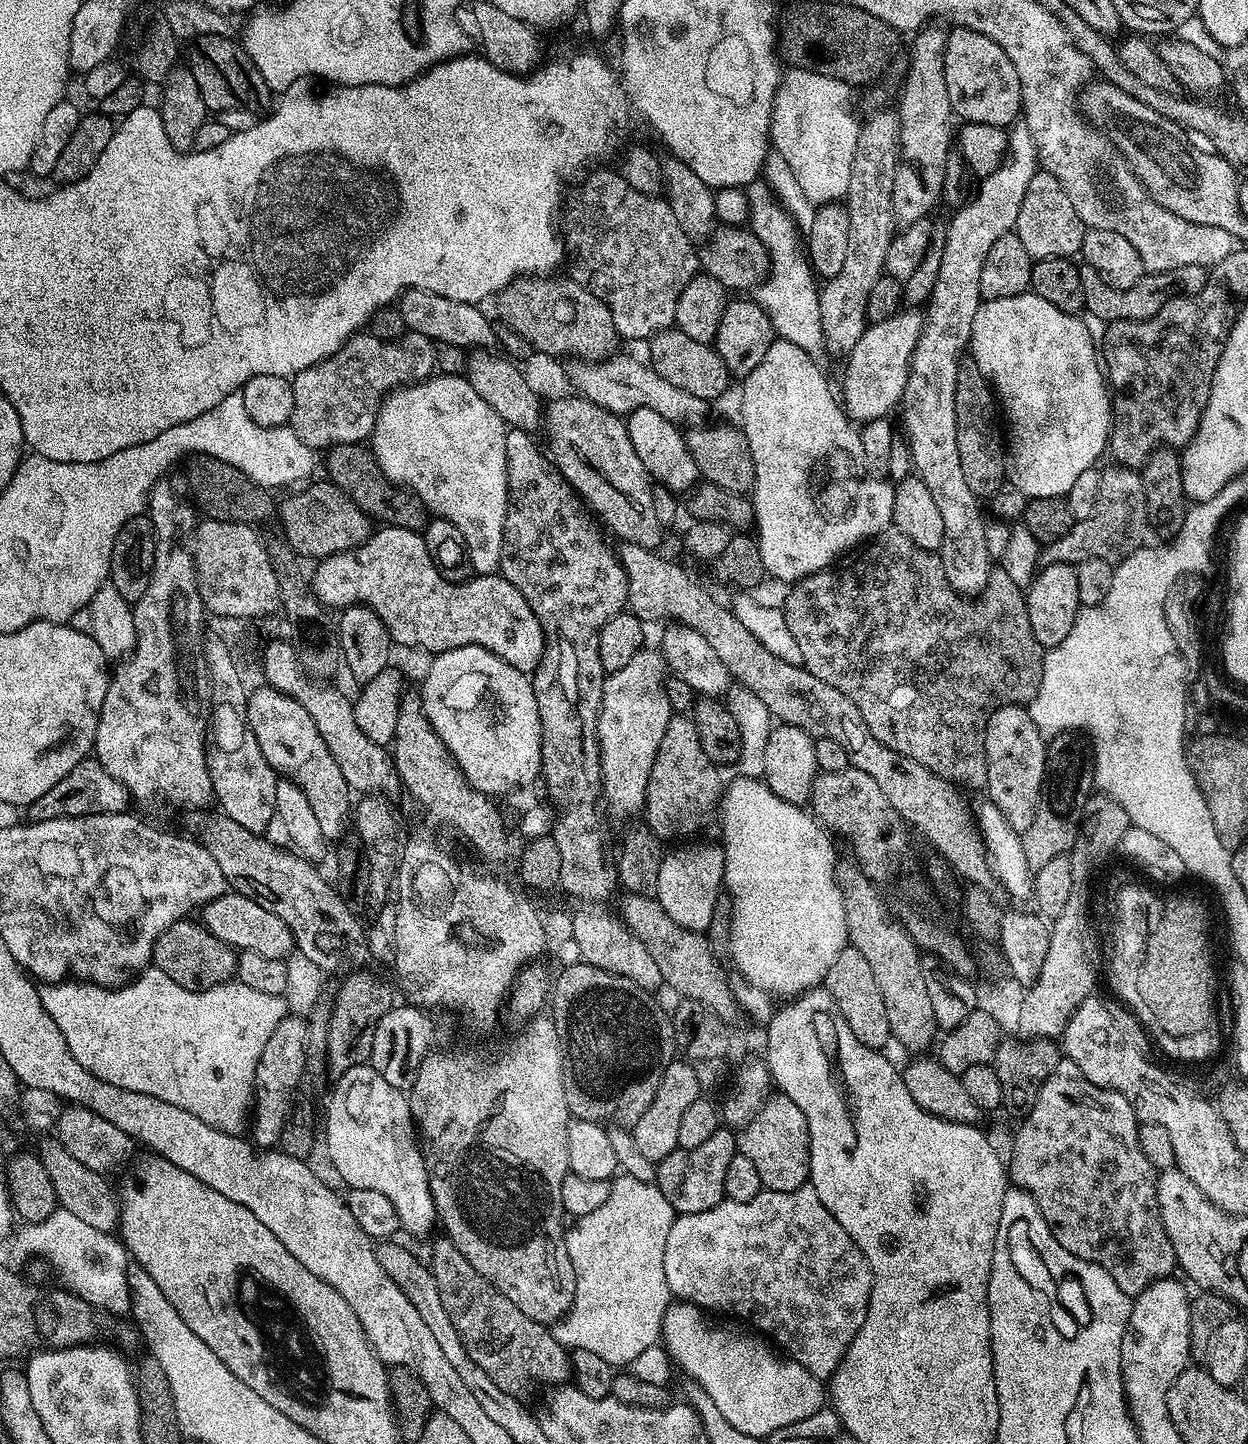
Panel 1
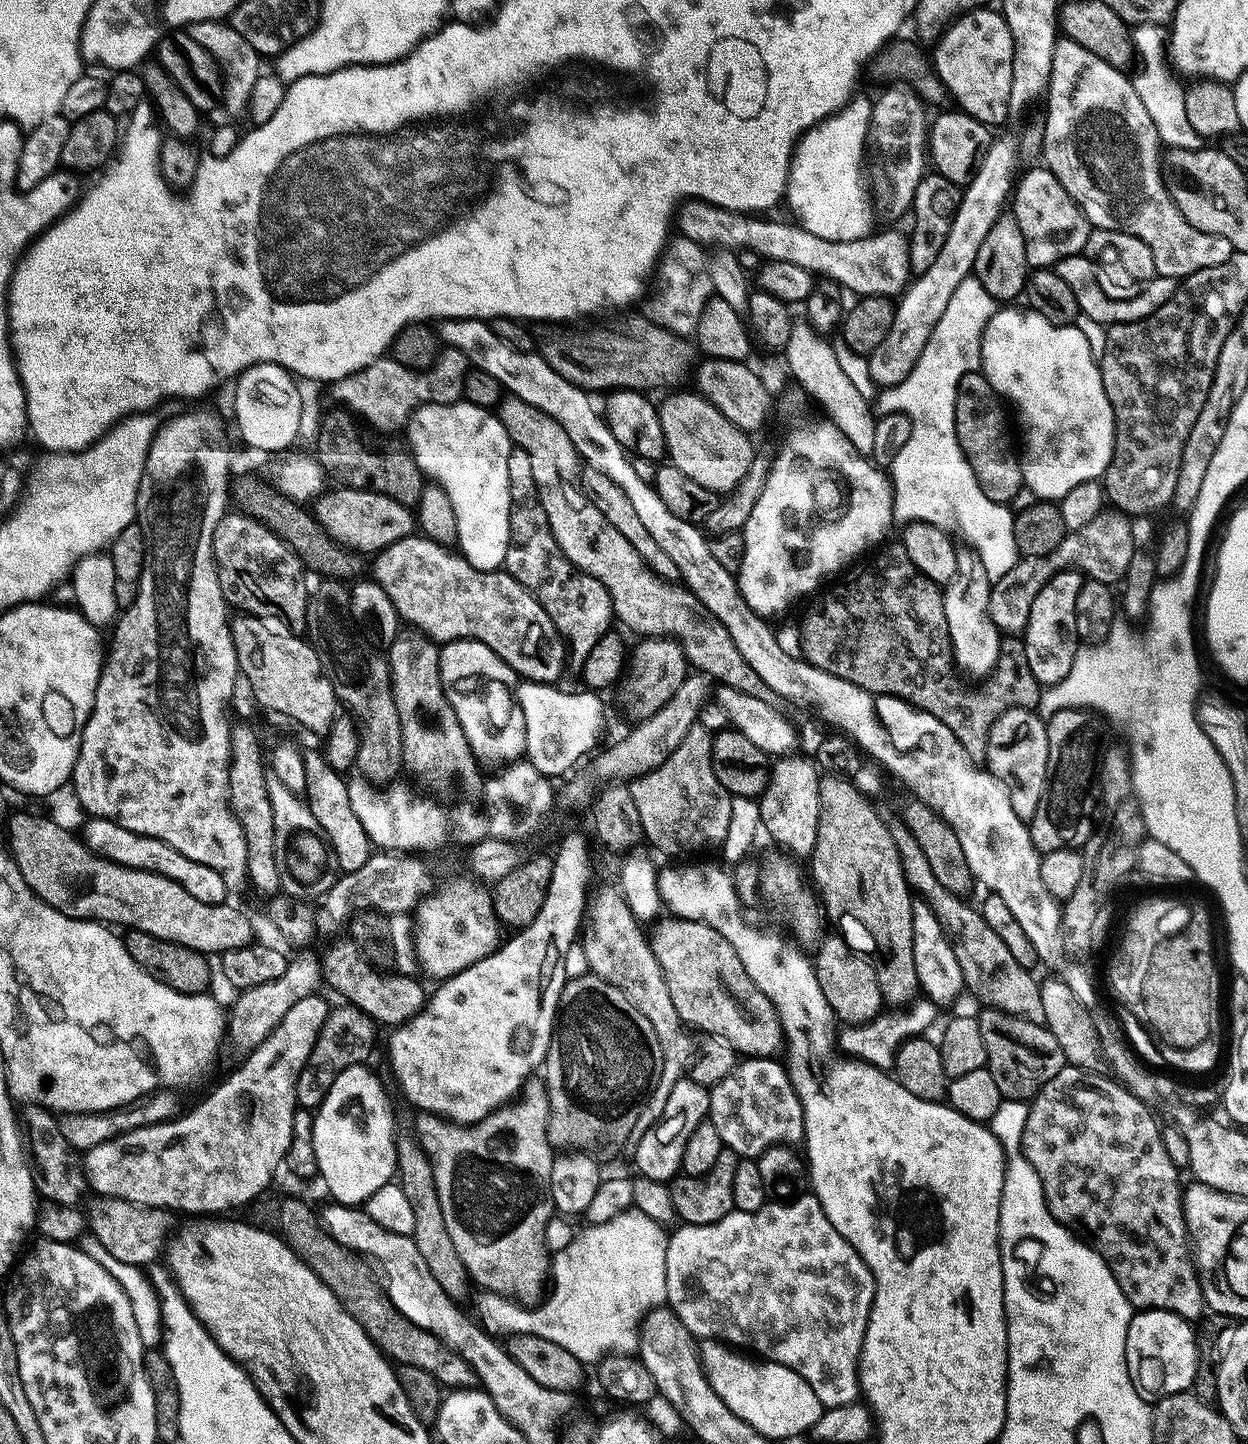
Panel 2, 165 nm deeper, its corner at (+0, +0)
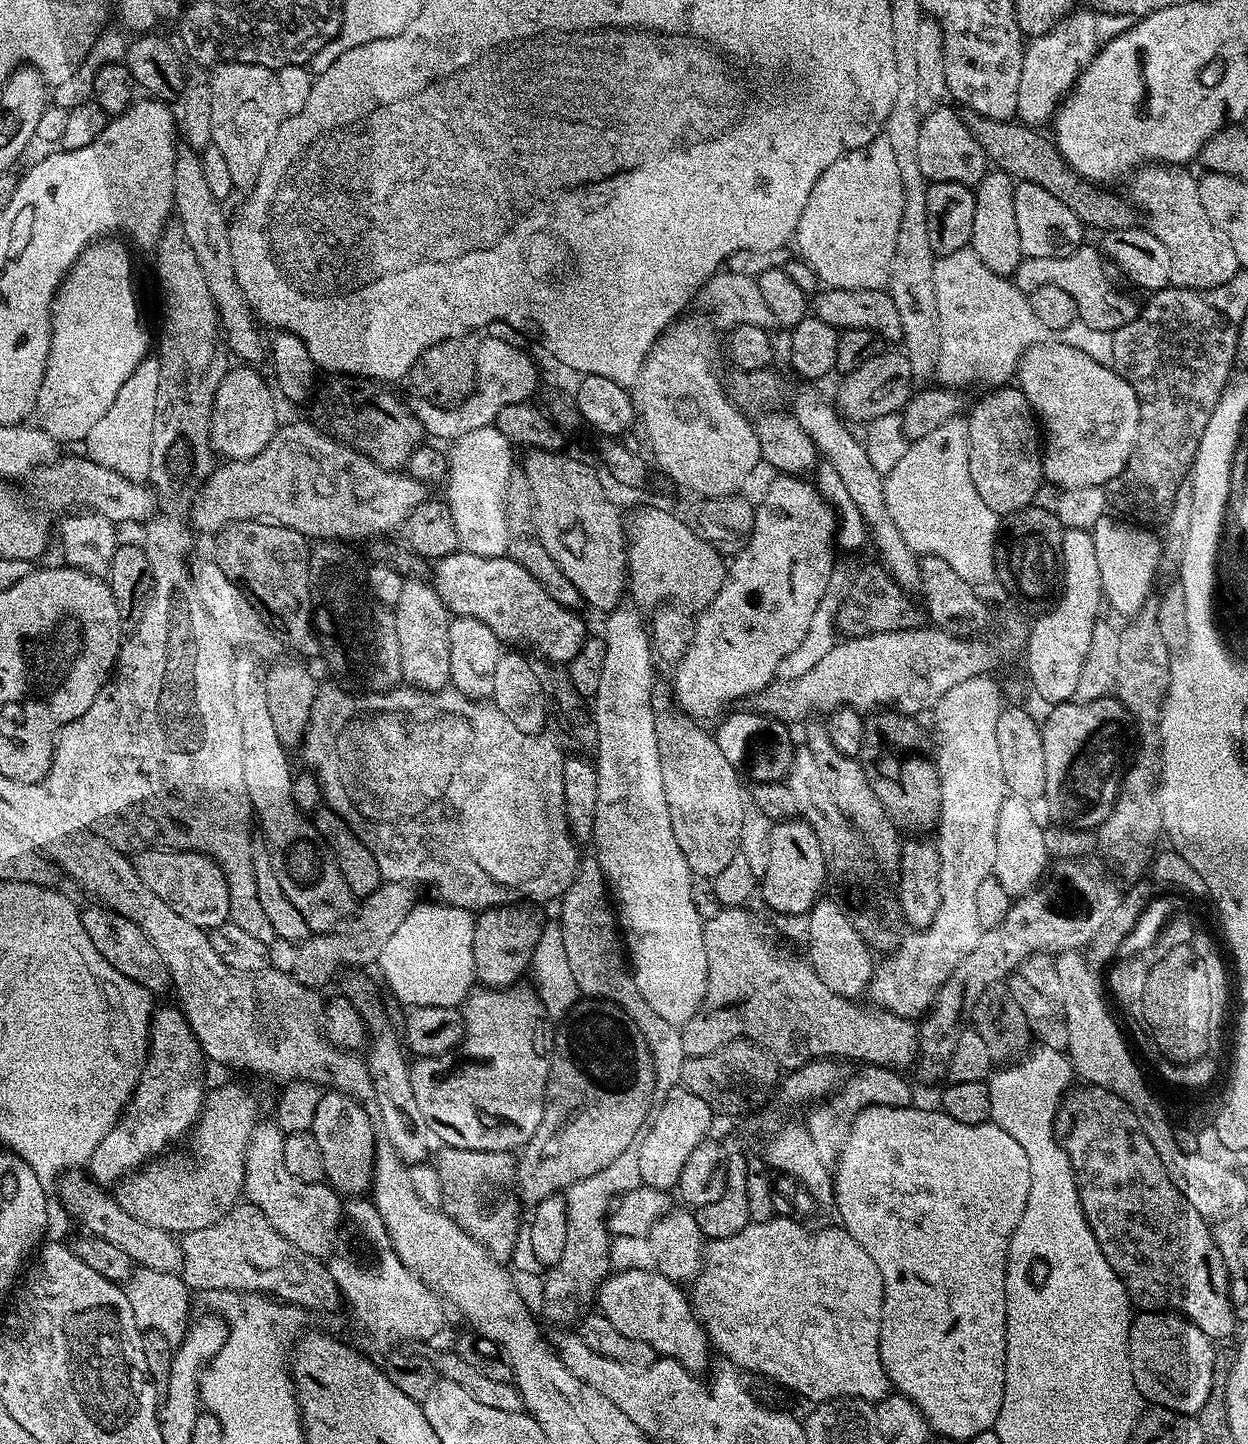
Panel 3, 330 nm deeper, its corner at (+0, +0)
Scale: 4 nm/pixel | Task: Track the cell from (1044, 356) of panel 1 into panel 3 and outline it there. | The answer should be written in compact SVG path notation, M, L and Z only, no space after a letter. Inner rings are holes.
M1039 342L1025 349L1019 359L1018 387L1032 405L1032 411L1039 423L1048 431L1046 447L1042 452L1044 480L1065 488L1091 488L1107 485L1108 481L1117 479L1125 471L1126 465L1138 440L1138 421L1140 403L1131 386L1116 375L1111 367L1103 368L1095 364L1086 353L1072 344L1046 344ZM1098 426L1110 426L1106 434L1098 434Z

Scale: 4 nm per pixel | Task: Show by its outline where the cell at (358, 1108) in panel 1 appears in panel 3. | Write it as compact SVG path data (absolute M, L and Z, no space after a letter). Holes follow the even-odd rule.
M339 1090L325 1091L322 1102L318 1102L318 1114L311 1126L322 1150L327 1183L341 1193L367 1193L374 1179L378 1137L372 1133L372 1120L364 1107L354 1096L345 1096Z

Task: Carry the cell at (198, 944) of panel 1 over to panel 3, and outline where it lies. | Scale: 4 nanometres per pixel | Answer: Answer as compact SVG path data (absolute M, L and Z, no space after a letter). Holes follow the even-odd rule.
M101 904L93 905L88 909L85 907L81 911L80 920L83 922L83 928L87 934L90 935L95 949L119 973L138 982L144 989L154 994L158 994L158 991L164 988L167 989L171 983L168 967L162 962L161 955L158 954L158 950L155 949L153 942L147 938L145 932L136 923L126 919L124 915L120 915L110 908L105 908Z

